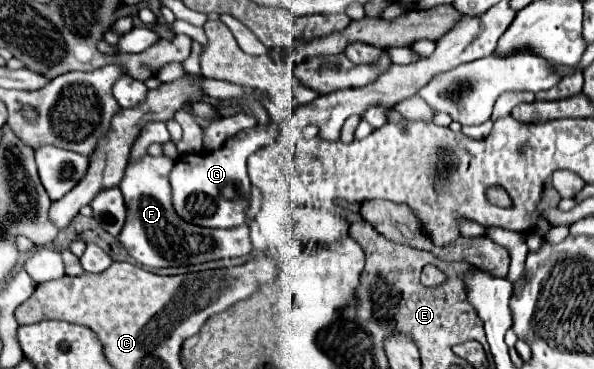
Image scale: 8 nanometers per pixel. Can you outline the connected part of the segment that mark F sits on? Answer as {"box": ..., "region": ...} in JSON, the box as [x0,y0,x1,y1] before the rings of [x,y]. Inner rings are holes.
{"box":[119,156,251,268],"region":[[[143,156],[139,164],[127,166],[125,178],[119,184],[127,206],[127,222],[119,234],[119,242],[123,244],[123,248],[147,268],[187,266],[249,254],[251,238],[247,226],[215,230],[195,226],[179,218],[169,194],[169,172],[173,166],[175,160],[171,160],[169,156]]]}

